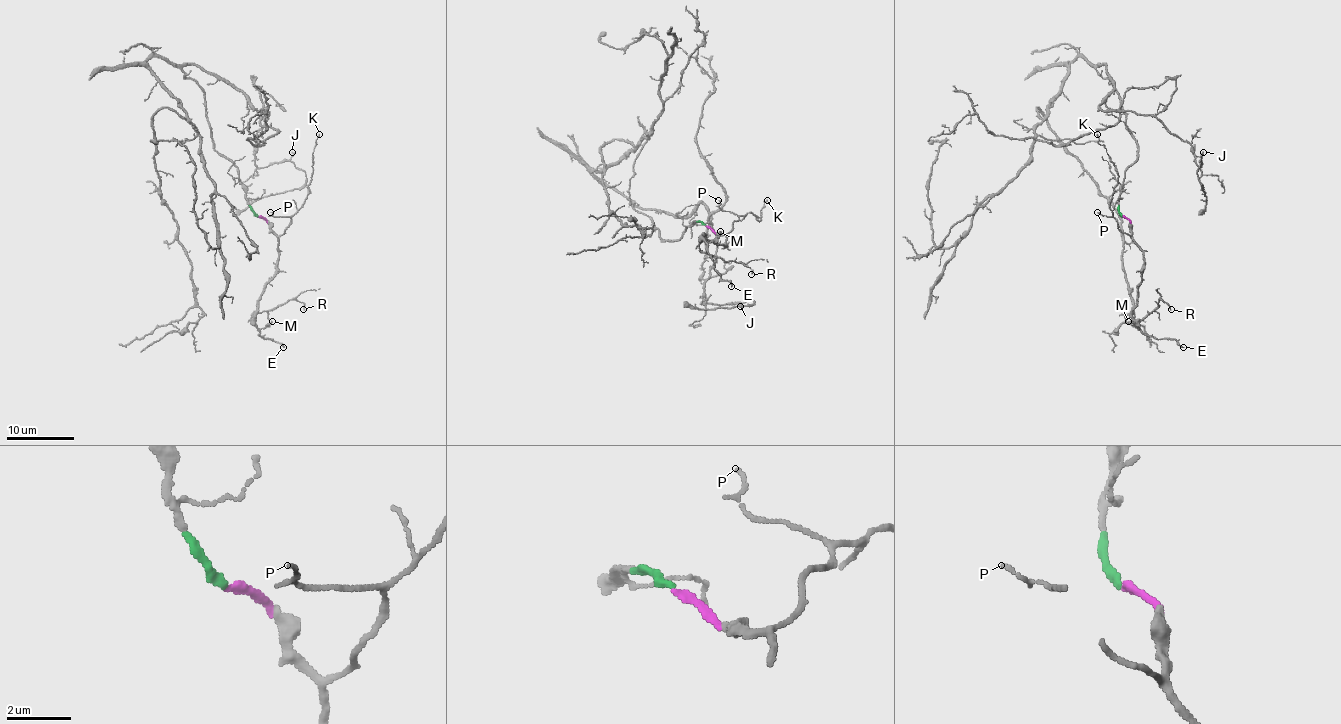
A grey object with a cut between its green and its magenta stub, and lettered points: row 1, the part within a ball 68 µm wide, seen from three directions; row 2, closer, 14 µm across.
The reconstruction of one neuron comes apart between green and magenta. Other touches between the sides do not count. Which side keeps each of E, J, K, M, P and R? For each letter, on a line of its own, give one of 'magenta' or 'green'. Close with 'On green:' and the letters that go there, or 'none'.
E: magenta
J: green
K: magenta
M: magenta
P: magenta
R: magenta
On green: J

